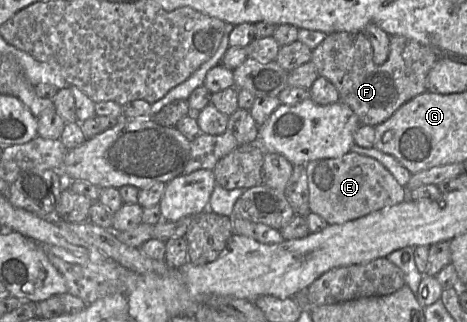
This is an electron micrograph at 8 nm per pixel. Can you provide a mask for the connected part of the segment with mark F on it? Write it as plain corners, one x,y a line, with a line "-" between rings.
340,31
327,34
322,43
312,51
311,61
319,76
327,78
337,88
340,101
355,112
361,125
375,127
388,120
403,104
427,91
427,76
438,56
429,47
401,35
390,36
390,51
386,62
377,65
373,55
373,46
363,32

